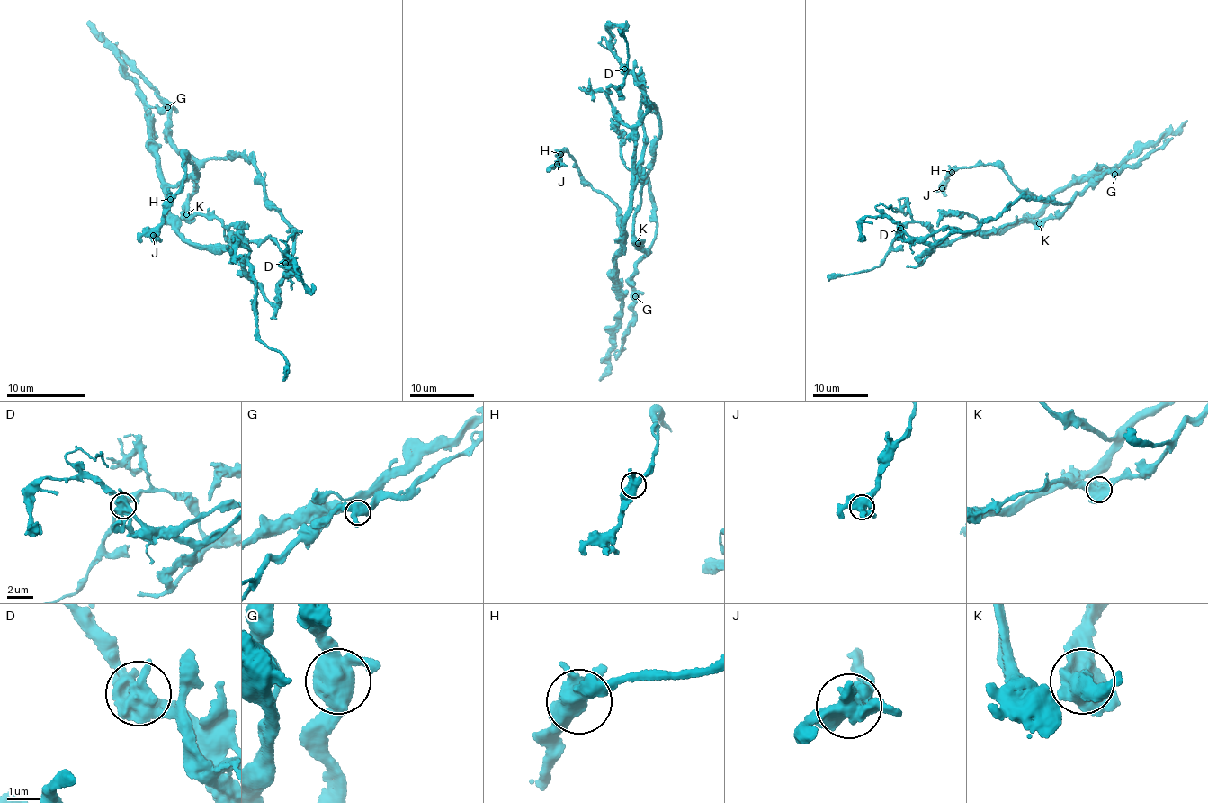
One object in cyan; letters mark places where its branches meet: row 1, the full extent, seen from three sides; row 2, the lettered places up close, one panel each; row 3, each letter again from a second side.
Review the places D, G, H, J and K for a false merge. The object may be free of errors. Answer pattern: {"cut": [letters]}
{"cut": ["D"]}

